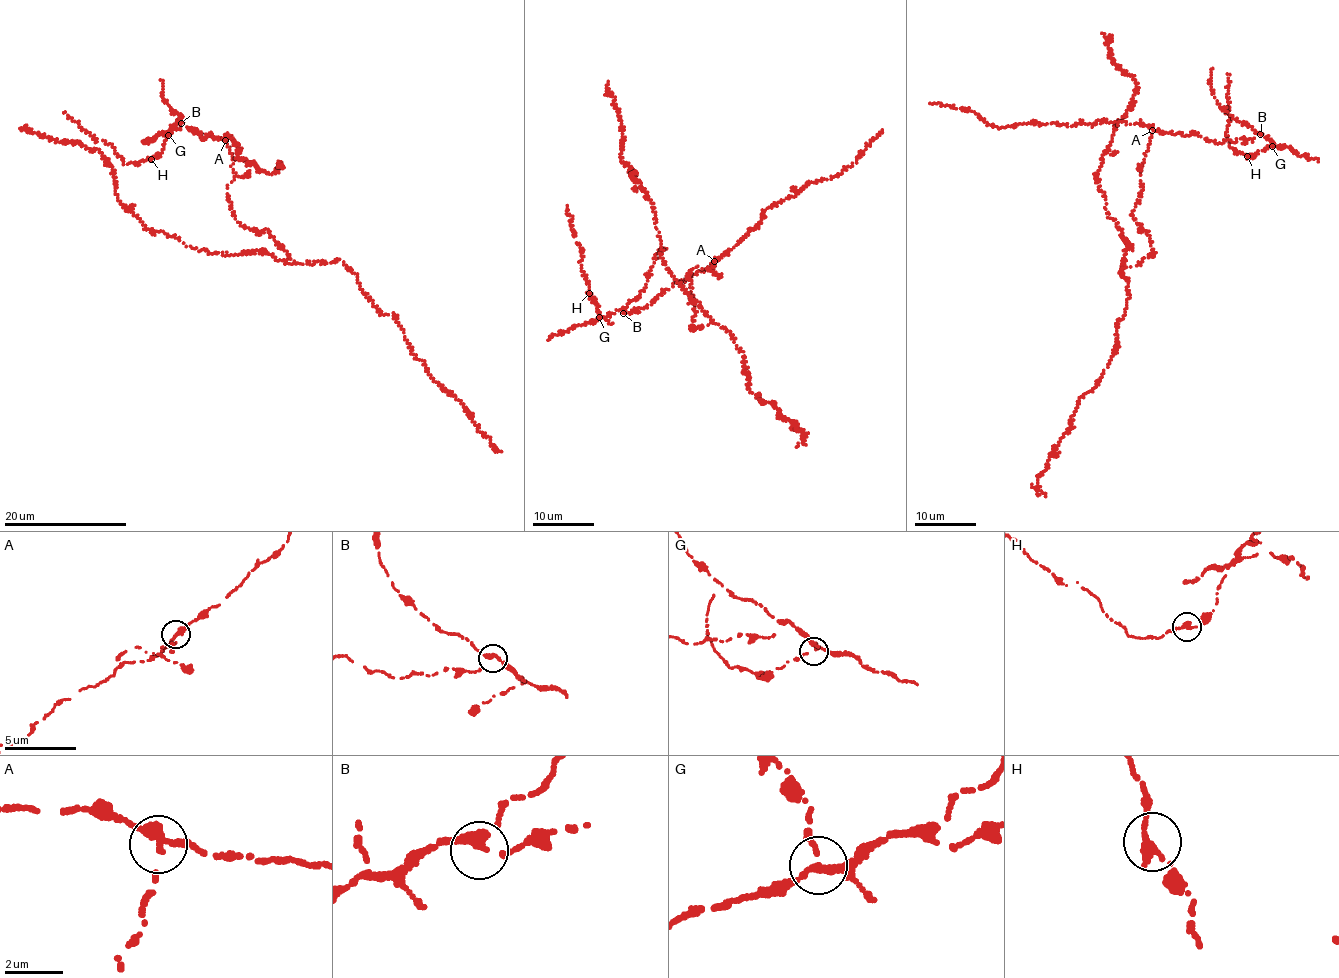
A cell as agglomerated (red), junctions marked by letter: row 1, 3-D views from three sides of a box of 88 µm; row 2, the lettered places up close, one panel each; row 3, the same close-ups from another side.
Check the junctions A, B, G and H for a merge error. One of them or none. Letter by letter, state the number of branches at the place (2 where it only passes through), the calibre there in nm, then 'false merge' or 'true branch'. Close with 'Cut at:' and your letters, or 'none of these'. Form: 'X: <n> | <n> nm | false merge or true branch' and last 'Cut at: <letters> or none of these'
A: 3 | 280 nm | false merge
B: 3 | 240 nm | true branch
G: 3 | 220 nm | true branch
H: 1 | 400 nm | true branch
Cut at: A

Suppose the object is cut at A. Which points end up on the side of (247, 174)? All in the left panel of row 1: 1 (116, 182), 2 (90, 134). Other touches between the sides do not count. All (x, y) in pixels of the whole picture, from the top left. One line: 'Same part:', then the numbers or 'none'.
Same part: 1

